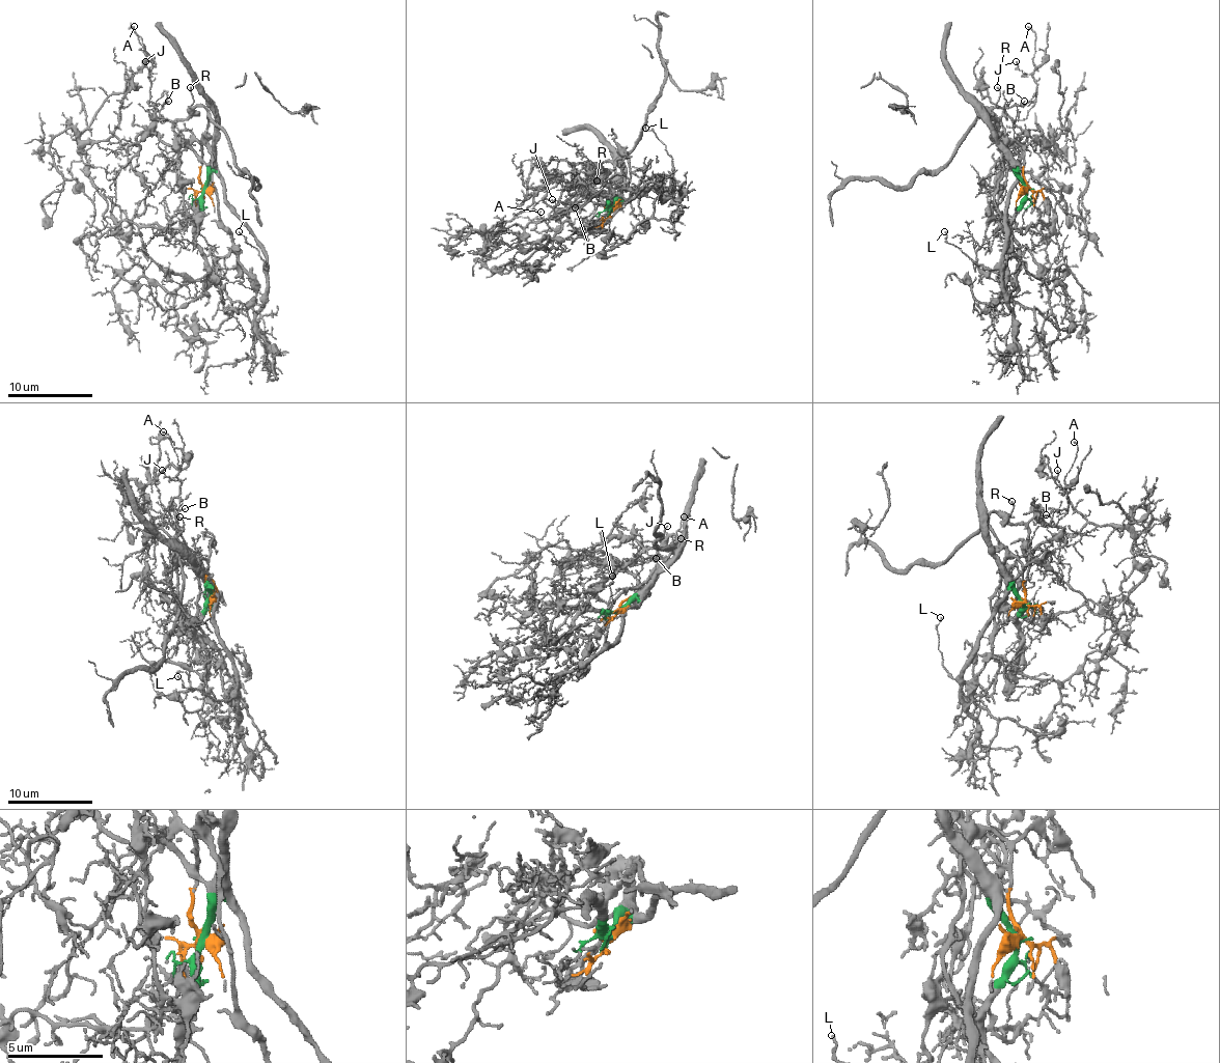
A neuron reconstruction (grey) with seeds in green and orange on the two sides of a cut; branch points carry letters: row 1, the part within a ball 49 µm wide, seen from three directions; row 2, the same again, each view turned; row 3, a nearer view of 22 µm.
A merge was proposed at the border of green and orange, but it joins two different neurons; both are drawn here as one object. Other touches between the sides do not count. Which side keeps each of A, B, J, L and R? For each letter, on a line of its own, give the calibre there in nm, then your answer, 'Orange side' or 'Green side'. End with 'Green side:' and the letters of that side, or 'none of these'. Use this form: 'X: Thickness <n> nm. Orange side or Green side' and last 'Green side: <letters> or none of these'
A: Thickness 110 nm. Orange side
B: Thickness 100 nm. Orange side
J: Thickness 120 nm. Orange side
L: Thickness 90 nm. Green side
R: Thickness 120 nm. Orange side
Green side: L

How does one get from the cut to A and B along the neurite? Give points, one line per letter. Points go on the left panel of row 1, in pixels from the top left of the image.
A: (205, 188), (199, 177), (208, 112), (196, 106), (186, 116), (165, 120), (147, 102), (153, 63), (133, 27)
B: (205, 188), (199, 177), (208, 112), (196, 106), (186, 116), (165, 120), (155, 106), (169, 102)

